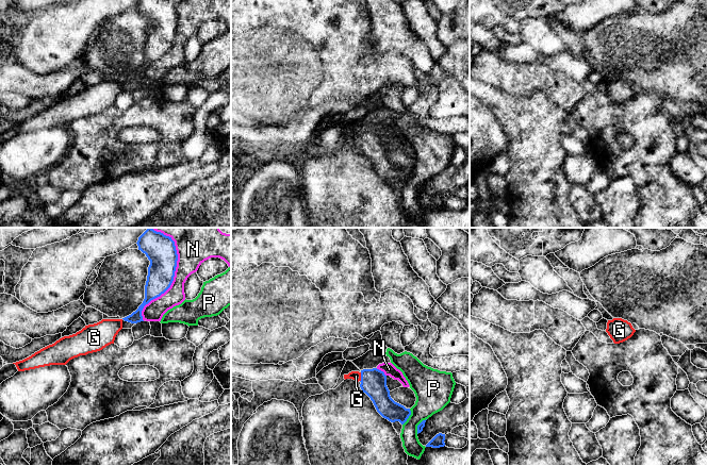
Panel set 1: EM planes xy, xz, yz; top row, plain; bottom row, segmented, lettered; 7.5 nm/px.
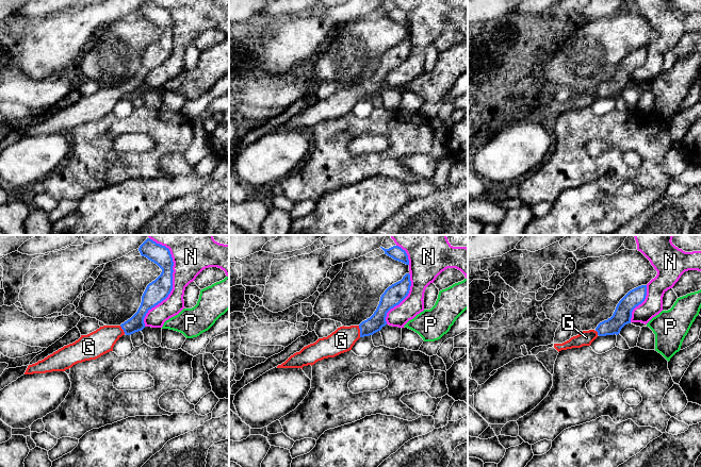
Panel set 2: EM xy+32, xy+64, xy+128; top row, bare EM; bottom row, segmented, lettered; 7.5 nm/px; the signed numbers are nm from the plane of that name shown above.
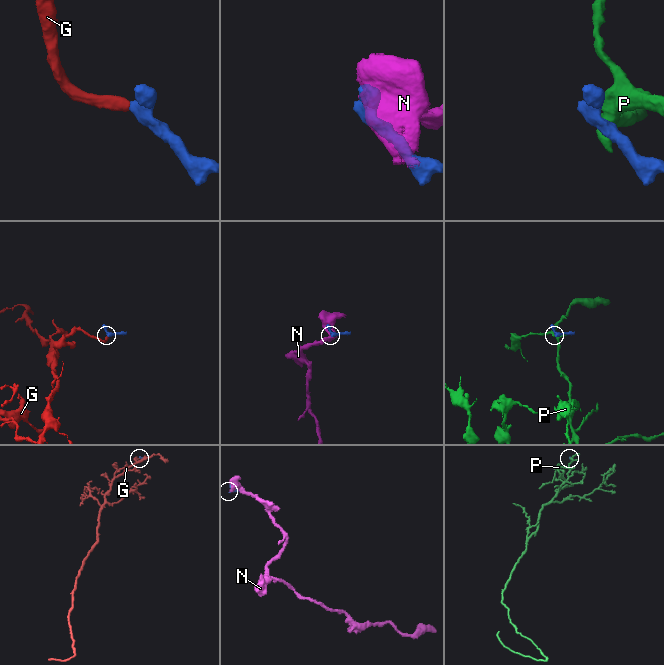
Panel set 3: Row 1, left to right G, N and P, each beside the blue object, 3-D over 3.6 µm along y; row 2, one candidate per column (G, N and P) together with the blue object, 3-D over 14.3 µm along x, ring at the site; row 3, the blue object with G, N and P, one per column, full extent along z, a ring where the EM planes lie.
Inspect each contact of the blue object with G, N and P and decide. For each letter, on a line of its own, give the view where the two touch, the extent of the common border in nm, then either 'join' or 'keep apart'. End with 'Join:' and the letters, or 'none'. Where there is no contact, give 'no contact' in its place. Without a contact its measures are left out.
G: xz | 70 nm | join
N: xy | 700 nm | keep apart
P: xz | 140 nm | keep apart
Join: G

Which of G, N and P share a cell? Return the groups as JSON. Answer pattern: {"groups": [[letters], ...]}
{"groups": [["G"], ["N"], ["P"]]}

